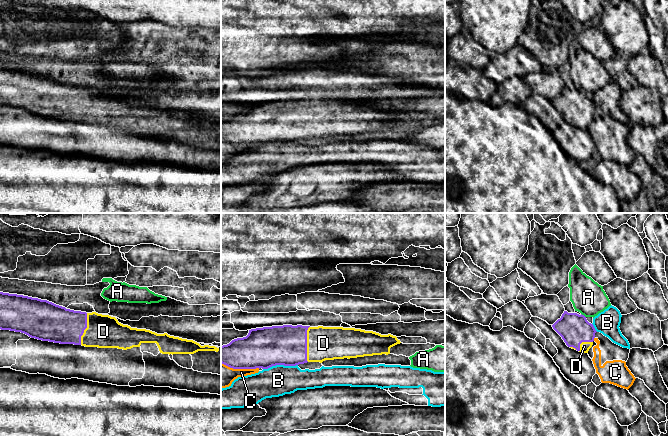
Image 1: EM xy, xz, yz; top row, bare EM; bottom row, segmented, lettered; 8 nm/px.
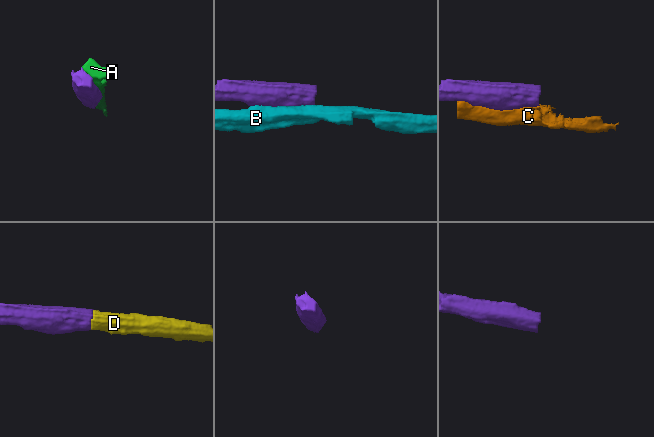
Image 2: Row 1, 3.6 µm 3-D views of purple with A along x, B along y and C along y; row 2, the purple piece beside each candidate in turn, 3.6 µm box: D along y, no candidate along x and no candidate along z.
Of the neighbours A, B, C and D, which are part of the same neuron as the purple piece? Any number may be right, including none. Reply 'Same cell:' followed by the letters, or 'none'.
Same cell: D

